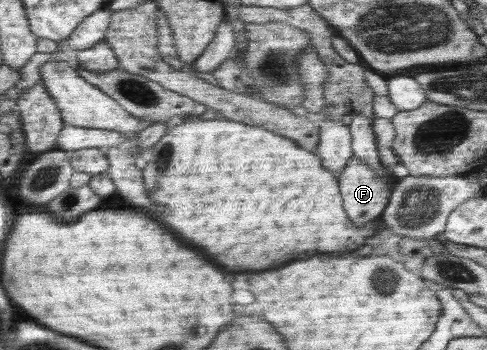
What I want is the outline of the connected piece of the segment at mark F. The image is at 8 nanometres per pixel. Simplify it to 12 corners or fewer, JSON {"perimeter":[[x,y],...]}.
{"perimeter":[[354,154],[338,178],[356,227],[381,216],[393,193]]}

